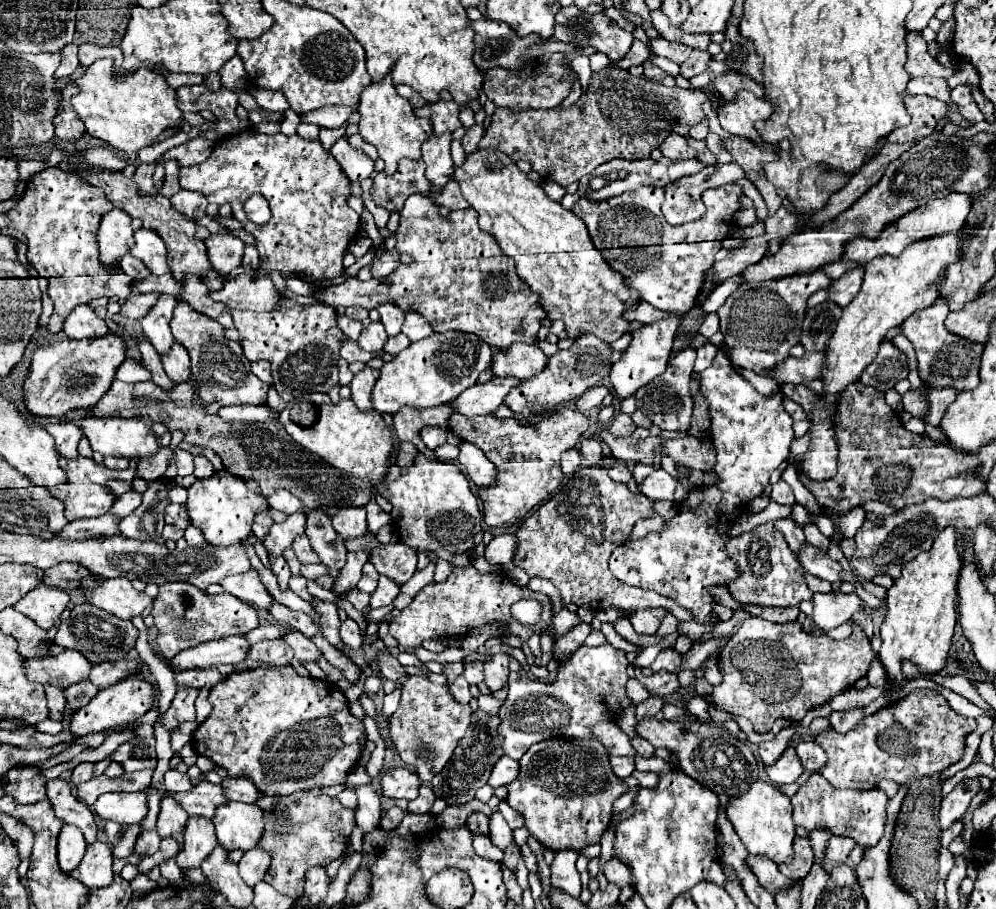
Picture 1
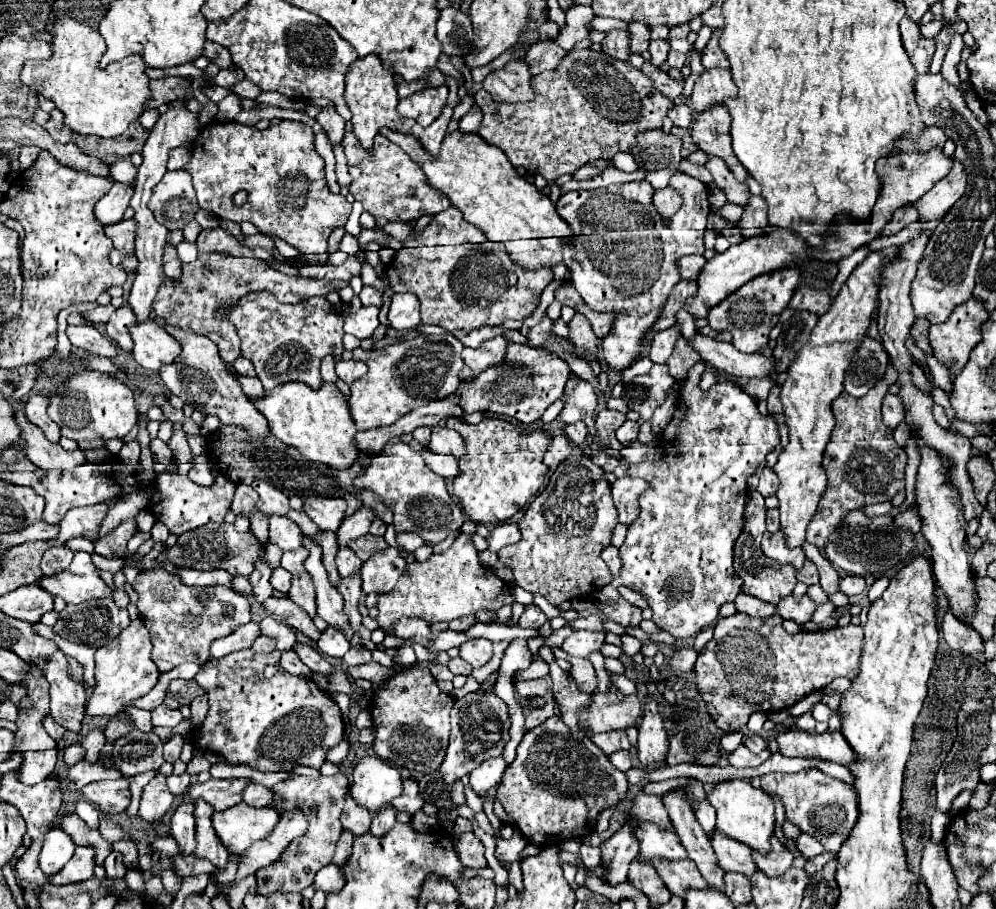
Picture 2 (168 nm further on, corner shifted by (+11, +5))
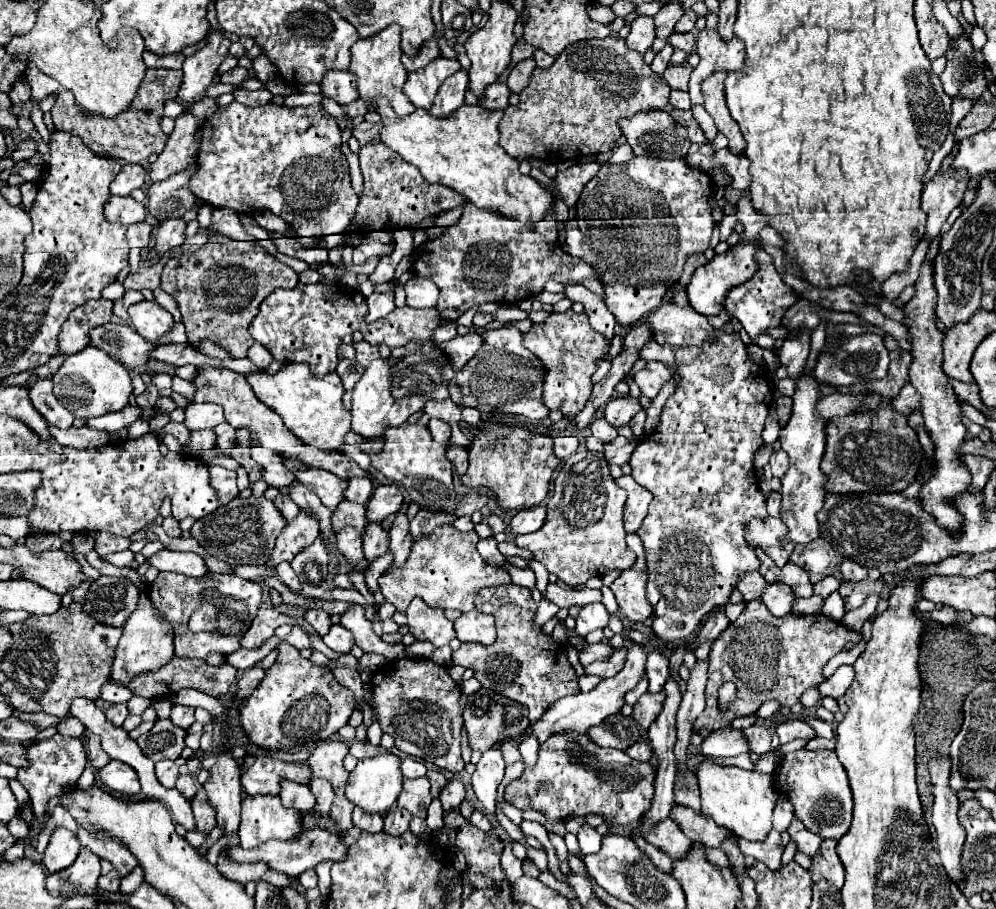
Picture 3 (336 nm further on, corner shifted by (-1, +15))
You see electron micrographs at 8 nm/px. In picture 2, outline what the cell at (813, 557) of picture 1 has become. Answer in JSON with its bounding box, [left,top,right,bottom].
[762,532,806,570]

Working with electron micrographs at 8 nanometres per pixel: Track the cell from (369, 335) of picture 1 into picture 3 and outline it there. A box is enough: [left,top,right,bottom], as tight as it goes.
[366,292,396,322]

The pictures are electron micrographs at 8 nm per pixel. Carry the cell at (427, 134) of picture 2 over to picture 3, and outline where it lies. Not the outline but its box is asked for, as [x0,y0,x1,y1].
[428,70,468,118]

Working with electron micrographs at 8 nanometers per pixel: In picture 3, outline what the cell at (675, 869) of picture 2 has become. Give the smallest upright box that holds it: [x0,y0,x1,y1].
[646,818,692,862]

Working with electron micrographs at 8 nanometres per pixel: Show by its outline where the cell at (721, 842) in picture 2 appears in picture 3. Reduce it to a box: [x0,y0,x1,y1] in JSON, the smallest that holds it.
[670,806,736,848]

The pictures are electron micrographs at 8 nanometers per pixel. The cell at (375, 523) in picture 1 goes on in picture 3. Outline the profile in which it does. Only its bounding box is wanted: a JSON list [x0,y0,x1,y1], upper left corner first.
[344,476,372,504]

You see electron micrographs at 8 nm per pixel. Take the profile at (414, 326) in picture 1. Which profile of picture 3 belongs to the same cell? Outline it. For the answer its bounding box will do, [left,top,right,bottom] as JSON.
[406,276,438,308]

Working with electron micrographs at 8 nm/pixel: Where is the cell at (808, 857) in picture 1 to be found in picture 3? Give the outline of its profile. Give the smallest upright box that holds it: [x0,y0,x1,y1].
[738,830,782,870]

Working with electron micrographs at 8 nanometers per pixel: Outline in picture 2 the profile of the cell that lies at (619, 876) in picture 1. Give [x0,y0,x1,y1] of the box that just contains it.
[580,844,602,868]

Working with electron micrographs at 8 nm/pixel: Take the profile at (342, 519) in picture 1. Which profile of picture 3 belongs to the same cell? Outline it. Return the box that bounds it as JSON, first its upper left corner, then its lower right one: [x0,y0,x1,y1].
[296,468,348,512]

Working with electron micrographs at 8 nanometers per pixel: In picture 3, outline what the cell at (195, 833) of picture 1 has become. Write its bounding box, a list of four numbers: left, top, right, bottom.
[190,788,216,834]

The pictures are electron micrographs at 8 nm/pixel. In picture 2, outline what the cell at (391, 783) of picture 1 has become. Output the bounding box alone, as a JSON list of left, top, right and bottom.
[350,756,402,812]

